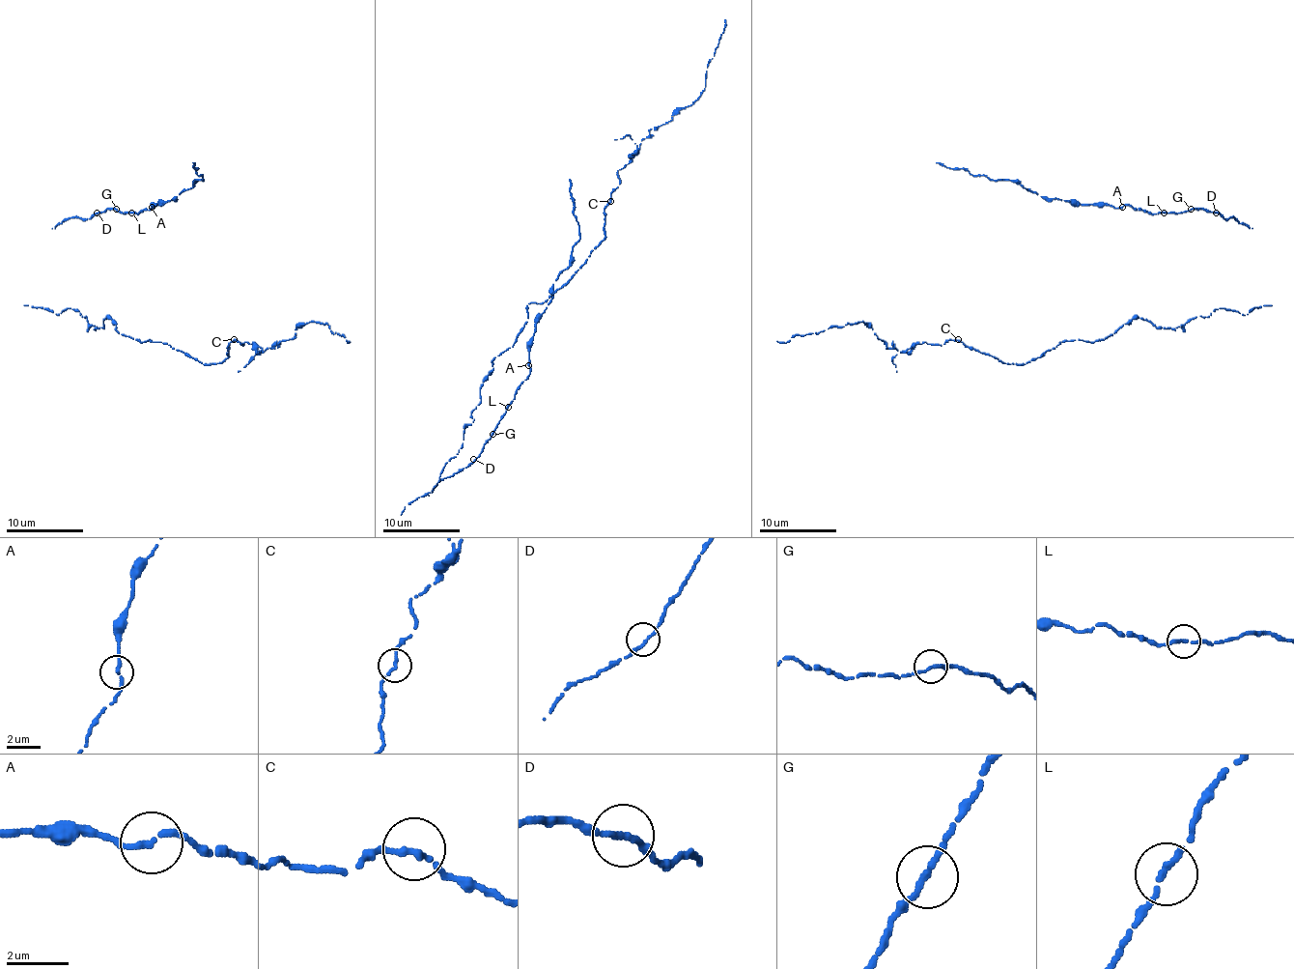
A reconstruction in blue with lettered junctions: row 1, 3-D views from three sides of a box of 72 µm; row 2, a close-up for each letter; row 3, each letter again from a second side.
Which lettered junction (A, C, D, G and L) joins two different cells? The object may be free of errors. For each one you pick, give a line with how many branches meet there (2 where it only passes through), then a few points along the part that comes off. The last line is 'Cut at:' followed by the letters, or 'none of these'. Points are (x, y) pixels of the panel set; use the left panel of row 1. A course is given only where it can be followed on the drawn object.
Cut at: none of these

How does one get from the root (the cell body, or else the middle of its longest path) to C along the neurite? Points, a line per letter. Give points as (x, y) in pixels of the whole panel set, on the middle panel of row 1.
C: (471, 424), (492, 358), (514, 343), (527, 322), (527, 304), (562, 287), (604, 238), (610, 201)

